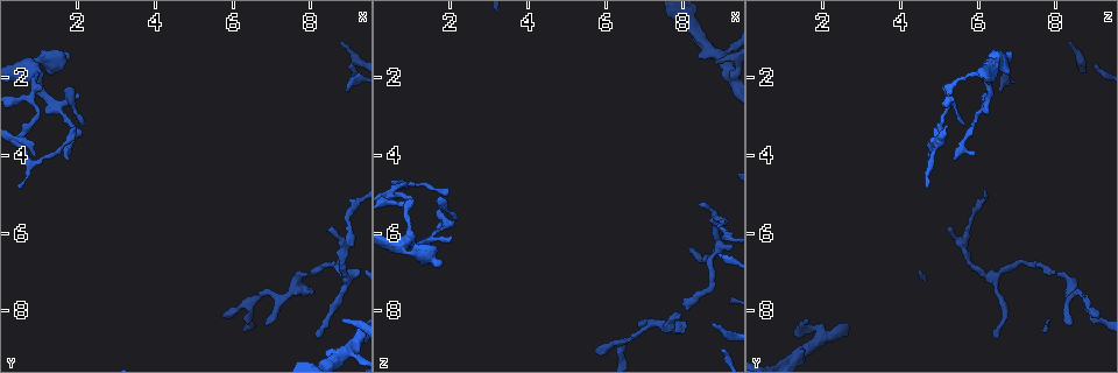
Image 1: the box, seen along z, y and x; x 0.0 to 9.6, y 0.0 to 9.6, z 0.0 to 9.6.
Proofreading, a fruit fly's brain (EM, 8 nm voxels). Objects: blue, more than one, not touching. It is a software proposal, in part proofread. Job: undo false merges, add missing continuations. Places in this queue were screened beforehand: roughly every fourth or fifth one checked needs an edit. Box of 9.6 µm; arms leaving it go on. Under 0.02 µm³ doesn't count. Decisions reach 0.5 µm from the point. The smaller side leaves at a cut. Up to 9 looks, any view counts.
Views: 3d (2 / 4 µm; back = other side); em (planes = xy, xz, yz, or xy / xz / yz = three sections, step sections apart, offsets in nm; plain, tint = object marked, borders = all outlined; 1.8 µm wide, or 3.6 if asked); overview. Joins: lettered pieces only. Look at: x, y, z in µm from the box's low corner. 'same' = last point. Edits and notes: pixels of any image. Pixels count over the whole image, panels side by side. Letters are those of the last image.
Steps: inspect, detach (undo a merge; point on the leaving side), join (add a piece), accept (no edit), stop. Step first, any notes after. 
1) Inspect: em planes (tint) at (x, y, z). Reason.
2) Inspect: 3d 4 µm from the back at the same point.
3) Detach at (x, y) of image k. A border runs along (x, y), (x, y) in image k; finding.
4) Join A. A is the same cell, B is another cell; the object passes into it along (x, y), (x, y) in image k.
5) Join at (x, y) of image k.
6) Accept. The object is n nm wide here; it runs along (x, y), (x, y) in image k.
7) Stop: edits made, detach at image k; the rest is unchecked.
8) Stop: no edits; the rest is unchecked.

Inspect: em planes (tint) at (8.10, 8.60, 6.40). Thin end.

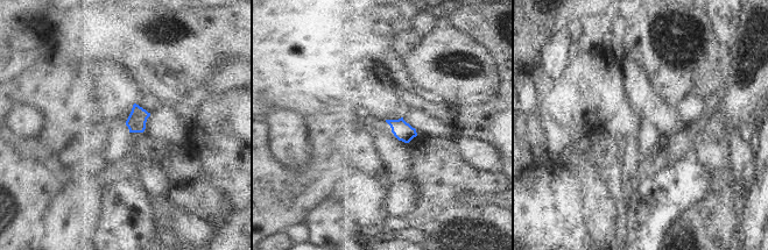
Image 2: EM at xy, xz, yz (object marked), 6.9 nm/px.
Inspect: em planes (borders) at the same point. What lies round it.

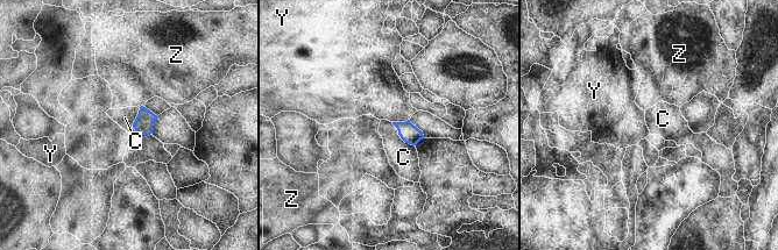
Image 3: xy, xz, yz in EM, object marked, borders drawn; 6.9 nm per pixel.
Accept. The longest contact is with C, 220 nm; C, Y and Z are other cells; a border runs along (391, 122), (397, 134), (414, 145) in image 3; no lettered piece goes on from it.

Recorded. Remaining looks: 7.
Inspect: em planes (plain) at (6.85, 8.40, 8.35). An open end.

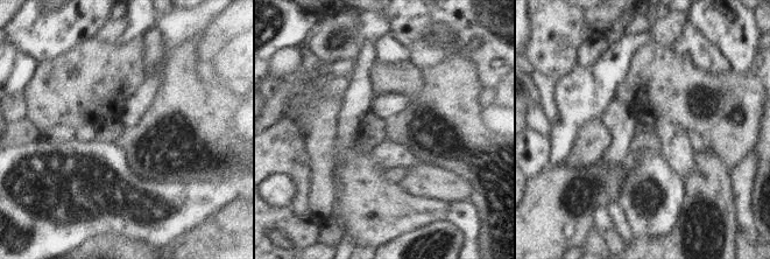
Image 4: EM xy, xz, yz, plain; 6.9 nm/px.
Inspect: em planes (borders) at the same point.

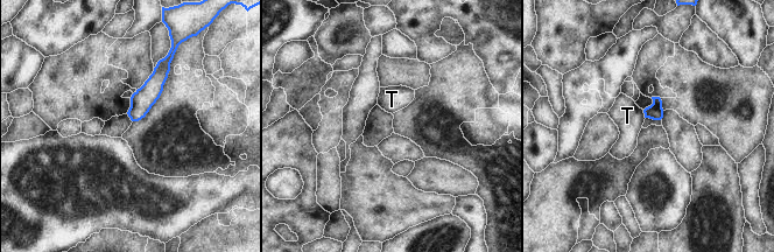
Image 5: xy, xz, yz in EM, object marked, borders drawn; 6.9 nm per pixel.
Accept. The object is 110 nm wide here; T is another cell; a border runs along (642, 110), (645, 118) in image 5; none of them fits.

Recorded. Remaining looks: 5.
Inspect: 3d 2 µm at (8.45, 5.90, 5.25). Branch stops here.

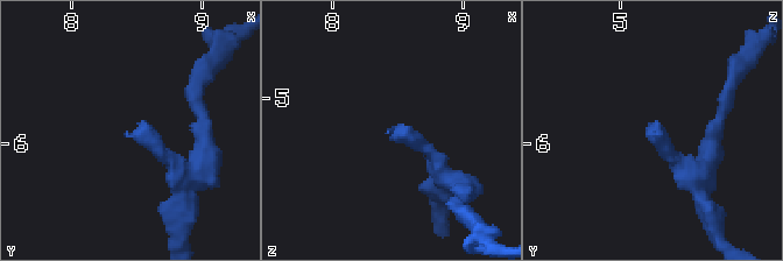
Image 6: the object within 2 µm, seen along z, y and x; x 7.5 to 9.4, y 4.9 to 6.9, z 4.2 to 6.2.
Inspect: em planes (borders) at (8.40, 5.94, 5.24). Shape alone is not enough.

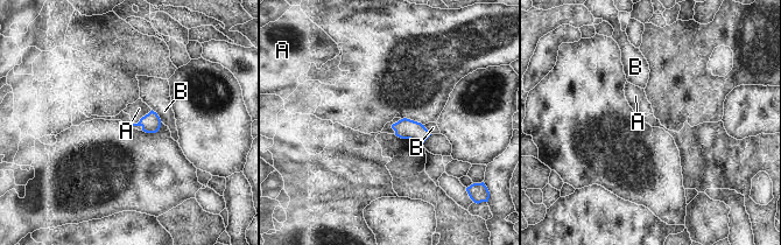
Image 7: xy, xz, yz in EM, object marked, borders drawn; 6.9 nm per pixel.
Join A. The longest contact is with A, 170 nm; A is the same cell, B is another cell; the object passes into it along (150, 123), (141, 118), (139, 109) in image 7; the neuron continues.

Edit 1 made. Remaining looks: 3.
Inspect: em planes (borders) at (8.80, 8.20, 1.60). Branch stops here.

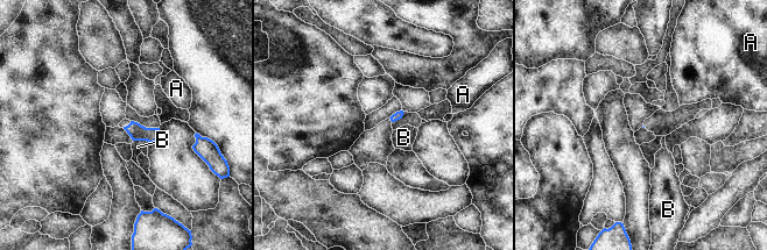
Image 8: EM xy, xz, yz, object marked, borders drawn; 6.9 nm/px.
Accept. A and B are other cells; a border runs along (133, 140), (146, 140), (149, 143) in image 8; none of them fits.

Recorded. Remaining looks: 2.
Stop: edits made, join at image 7; the rest is unchecked.

